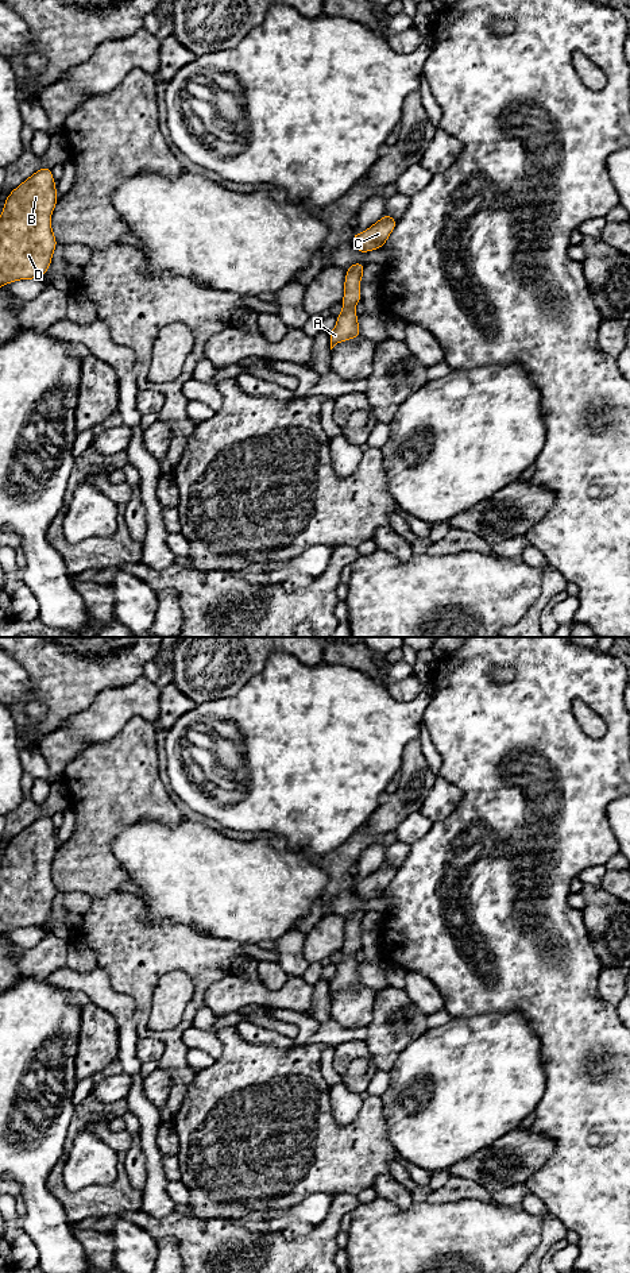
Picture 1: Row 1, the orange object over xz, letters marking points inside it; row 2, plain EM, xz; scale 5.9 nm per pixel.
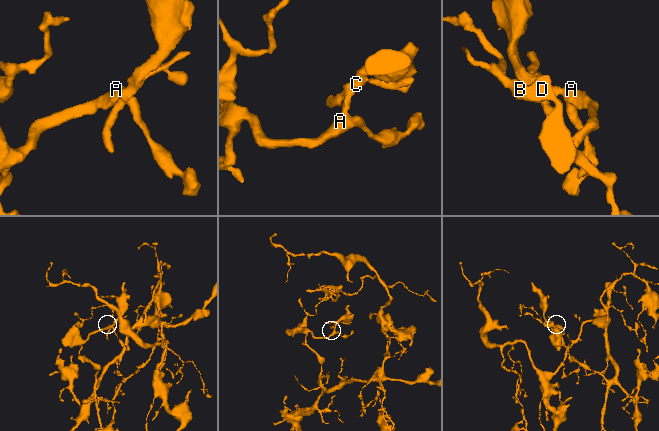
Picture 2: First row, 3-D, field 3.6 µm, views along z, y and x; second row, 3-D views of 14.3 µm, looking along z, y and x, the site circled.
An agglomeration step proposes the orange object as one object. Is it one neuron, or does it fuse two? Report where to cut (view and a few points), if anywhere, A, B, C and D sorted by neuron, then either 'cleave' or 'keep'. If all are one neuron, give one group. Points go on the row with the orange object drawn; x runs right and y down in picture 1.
no cut | A B C D | keep

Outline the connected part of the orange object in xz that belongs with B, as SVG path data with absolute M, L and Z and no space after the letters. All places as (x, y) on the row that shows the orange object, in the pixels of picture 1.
M47 166L8 194L0 216L0 288L19 279L42 278L50 267L58 244L50 224L57 201L55 181Z

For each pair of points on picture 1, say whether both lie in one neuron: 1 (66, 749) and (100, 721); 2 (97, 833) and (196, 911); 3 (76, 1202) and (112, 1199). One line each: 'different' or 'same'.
1: same
2: different
3: same

